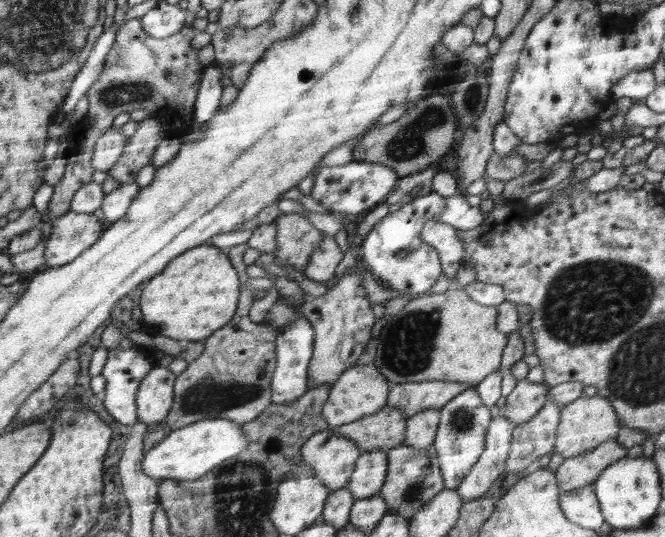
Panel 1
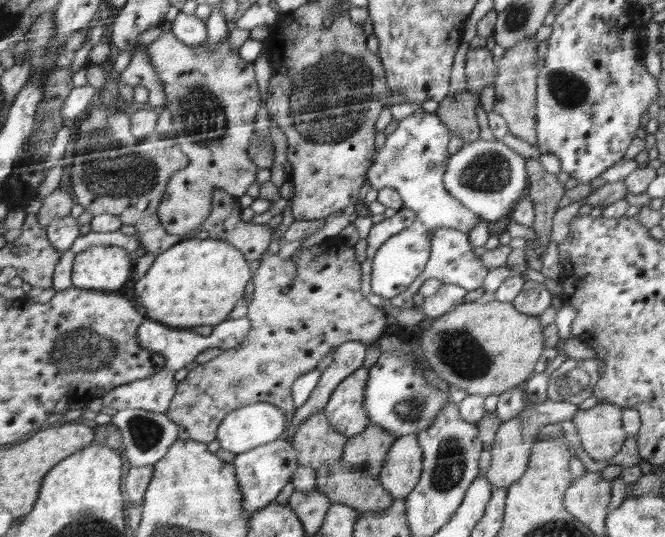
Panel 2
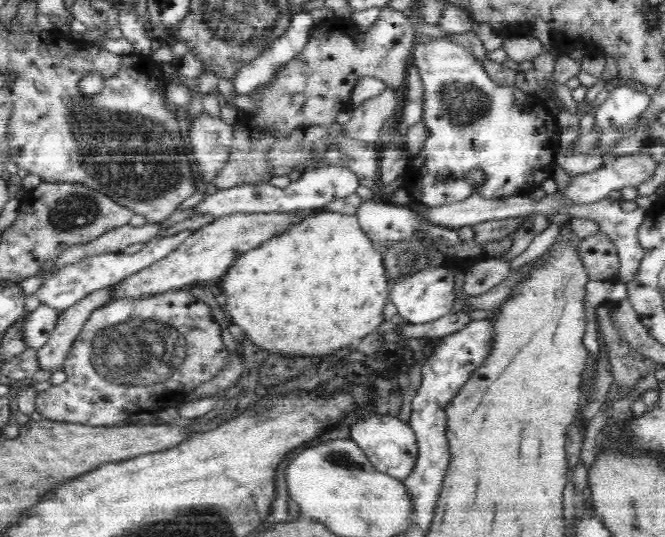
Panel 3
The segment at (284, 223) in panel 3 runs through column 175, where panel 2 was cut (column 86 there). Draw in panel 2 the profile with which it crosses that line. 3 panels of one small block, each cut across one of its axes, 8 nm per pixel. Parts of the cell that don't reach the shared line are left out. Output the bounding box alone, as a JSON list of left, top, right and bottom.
[71,246,132,290]

